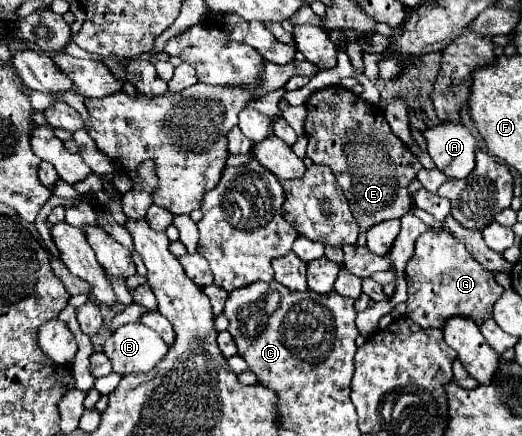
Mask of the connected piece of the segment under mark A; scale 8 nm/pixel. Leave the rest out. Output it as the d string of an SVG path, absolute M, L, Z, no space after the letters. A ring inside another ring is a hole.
M459 122L437 124L423 132L427 152L435 166L449 178L467 178L475 168L477 140Z

